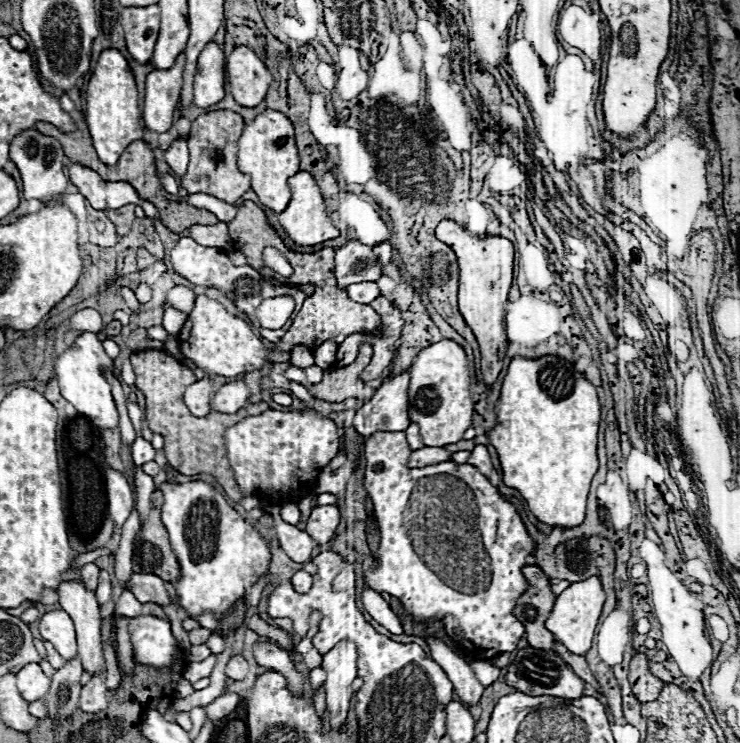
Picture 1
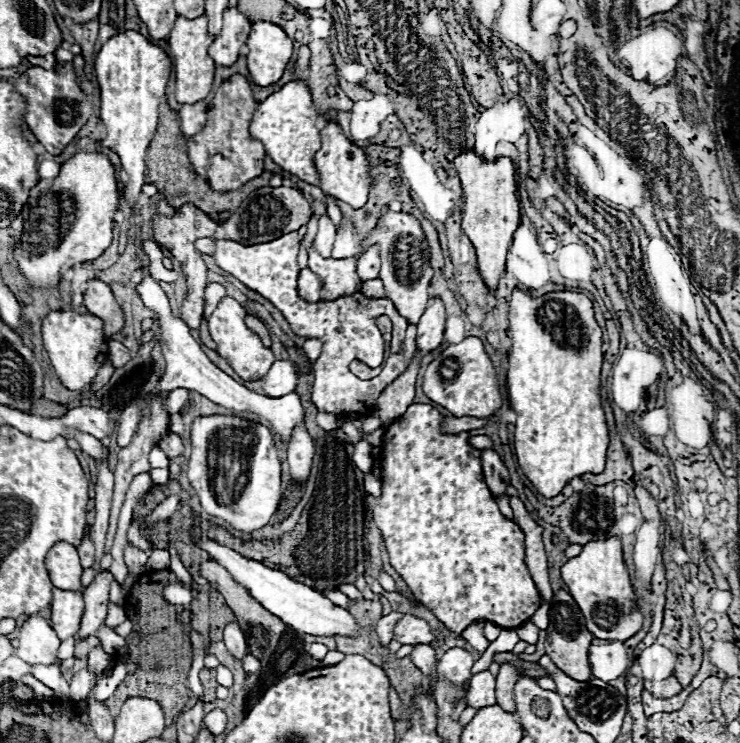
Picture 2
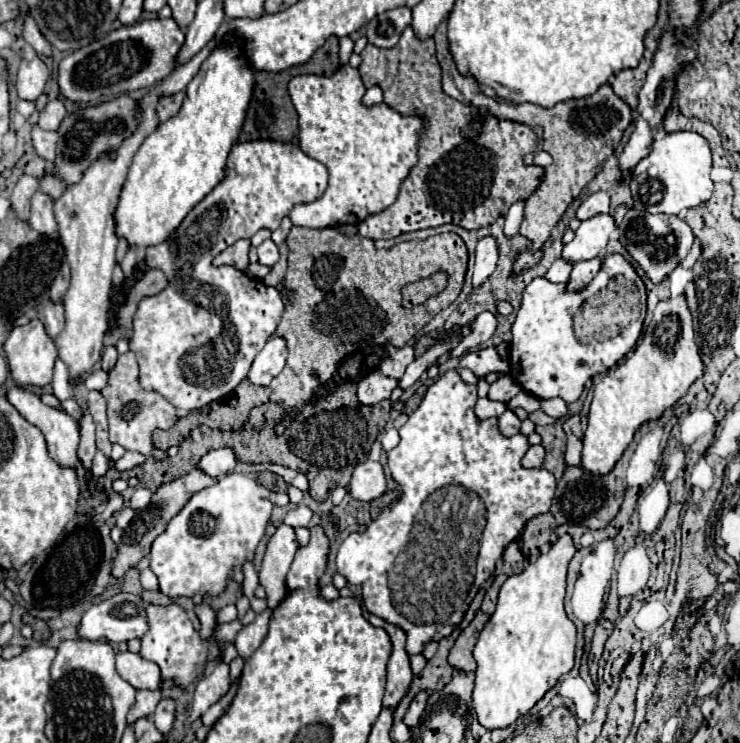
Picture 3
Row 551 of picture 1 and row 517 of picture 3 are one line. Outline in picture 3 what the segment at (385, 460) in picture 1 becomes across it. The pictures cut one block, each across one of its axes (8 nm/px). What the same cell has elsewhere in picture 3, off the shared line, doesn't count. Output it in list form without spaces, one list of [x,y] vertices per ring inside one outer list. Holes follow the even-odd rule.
[[[456,370],[444,372],[428,386],[422,404],[400,428],[400,444],[388,452],[388,468],[394,482],[400,486],[400,496],[392,500],[362,534],[350,534],[336,554],[338,572],[350,584],[362,586],[362,598],[368,612],[400,626],[406,632],[408,654],[422,654],[428,642],[442,640],[452,634],[452,630],[462,622],[464,612],[480,586],[492,576],[506,544],[520,536],[528,520],[548,512],[554,498],[554,474],[544,468],[526,470],[520,464],[522,456],[530,448],[526,436],[502,436],[498,432],[496,418],[480,420],[476,416],[476,400],[476,386],[466,384]],[[418,516],[424,518],[420,526],[420,544],[416,544],[416,548],[408,548],[408,538]],[[398,556],[404,556],[402,562],[410,564],[410,578],[408,570],[404,570],[406,576],[400,576],[400,584]]]

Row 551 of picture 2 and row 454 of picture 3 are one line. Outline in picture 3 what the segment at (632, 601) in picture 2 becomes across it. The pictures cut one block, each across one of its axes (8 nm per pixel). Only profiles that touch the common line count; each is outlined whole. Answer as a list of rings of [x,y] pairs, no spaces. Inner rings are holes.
[[[674,296],[658,302],[652,322],[632,356],[610,370],[596,386],[588,414],[588,428],[582,440],[582,468],[606,474],[620,460],[634,432],[642,422],[658,418],[704,374],[704,362],[694,340],[692,314],[686,296]]]

